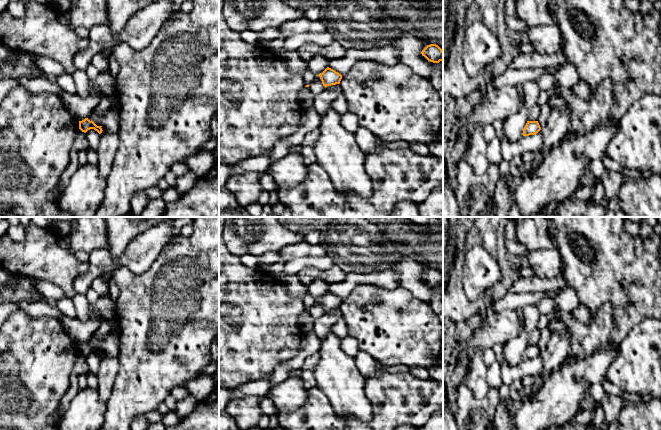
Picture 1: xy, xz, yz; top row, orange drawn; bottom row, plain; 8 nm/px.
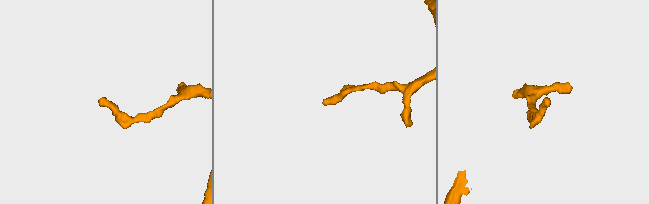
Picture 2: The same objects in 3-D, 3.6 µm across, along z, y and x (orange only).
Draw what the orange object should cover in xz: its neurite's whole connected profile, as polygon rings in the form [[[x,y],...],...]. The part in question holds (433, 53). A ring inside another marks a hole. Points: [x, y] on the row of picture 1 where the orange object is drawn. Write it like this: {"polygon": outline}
{"polygon": [[[436,44],[427,45],[421,52],[428,61],[439,63],[443,61],[443,50]]]}

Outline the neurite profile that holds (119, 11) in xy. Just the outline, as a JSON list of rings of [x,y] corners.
[[[106,0],[108,22],[112,33],[120,32],[129,18],[155,0]]]

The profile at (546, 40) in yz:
[[[557,25],[529,26],[524,31],[535,48],[541,55],[553,55],[559,51],[561,34]]]

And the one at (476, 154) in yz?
[[[478,126],[469,135],[469,145],[464,155],[476,175],[483,175],[490,164],[487,159],[487,146],[483,137],[483,126]]]

